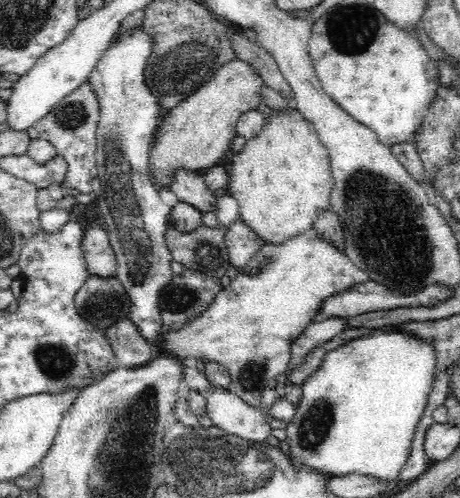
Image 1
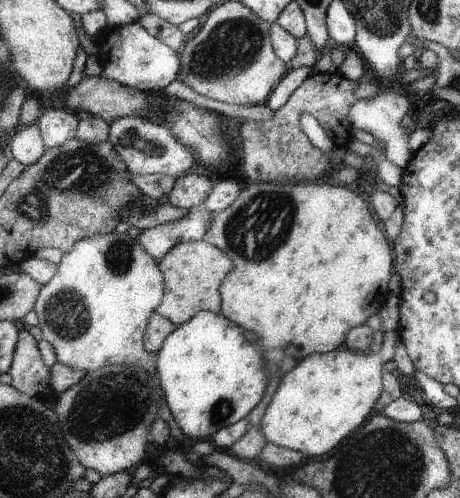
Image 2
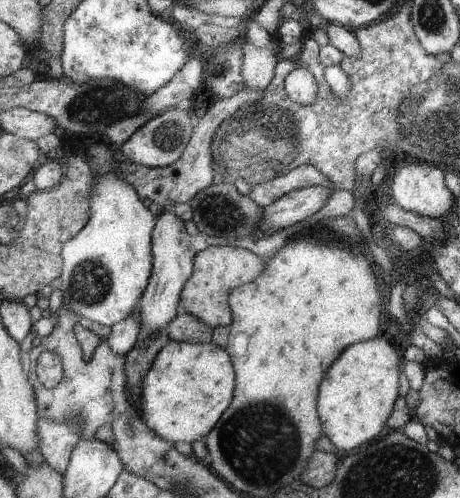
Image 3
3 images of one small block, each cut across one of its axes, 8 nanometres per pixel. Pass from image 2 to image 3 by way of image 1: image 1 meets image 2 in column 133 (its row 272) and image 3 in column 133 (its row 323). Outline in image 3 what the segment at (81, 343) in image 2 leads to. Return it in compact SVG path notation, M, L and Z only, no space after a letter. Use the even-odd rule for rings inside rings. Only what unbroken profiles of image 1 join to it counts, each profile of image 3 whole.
M93 144L85 152L89 154L99 180L91 192L87 226L61 248L63 266L59 276L59 290L63 294L61 308L109 328L123 318L129 318L139 308L139 298L143 296L153 270L151 228L157 224L151 212L141 204L135 188L117 178L113 160L119 160L119 156L113 156L111 150L113 148L107 144Z

